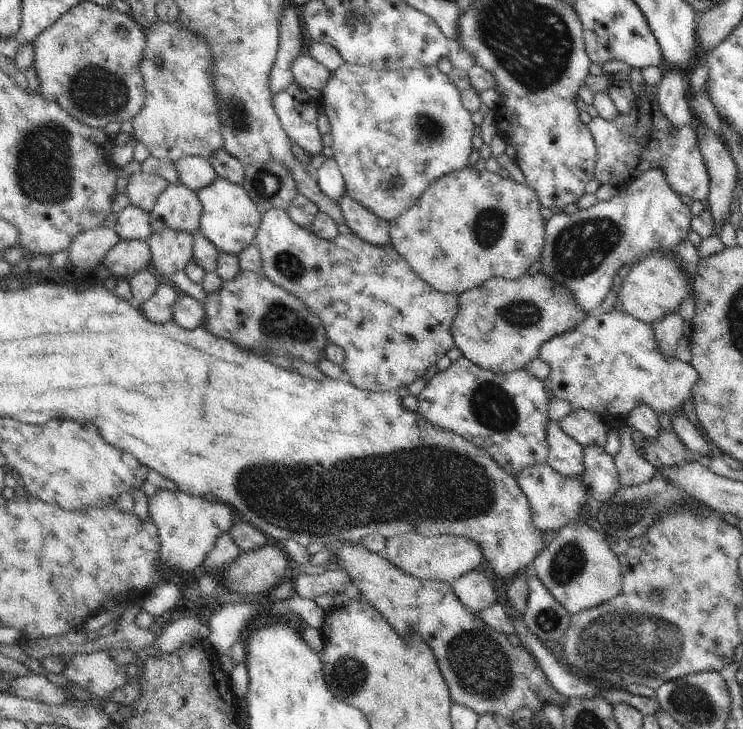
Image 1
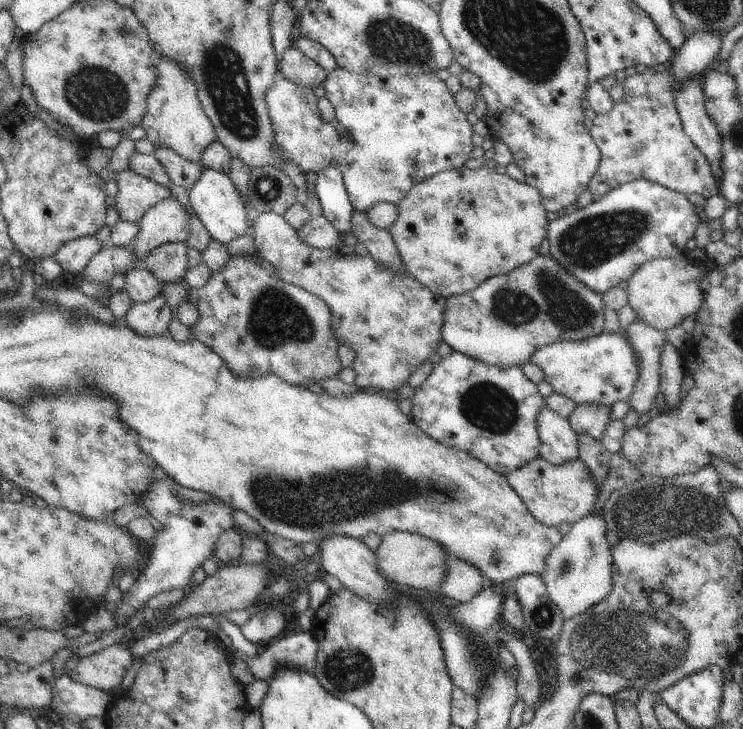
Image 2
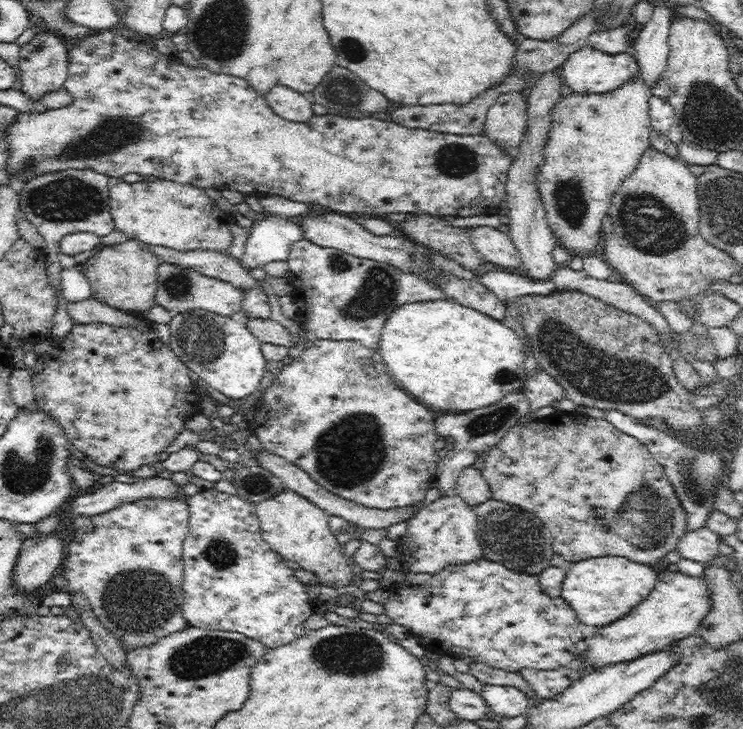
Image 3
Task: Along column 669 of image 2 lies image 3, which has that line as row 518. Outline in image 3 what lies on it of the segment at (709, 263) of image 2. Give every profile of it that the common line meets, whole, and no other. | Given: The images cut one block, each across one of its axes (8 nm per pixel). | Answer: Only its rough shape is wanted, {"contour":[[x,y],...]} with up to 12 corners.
{"contour":[[288,488],[257,504],[262,537],[322,584],[354,584],[329,515]]}

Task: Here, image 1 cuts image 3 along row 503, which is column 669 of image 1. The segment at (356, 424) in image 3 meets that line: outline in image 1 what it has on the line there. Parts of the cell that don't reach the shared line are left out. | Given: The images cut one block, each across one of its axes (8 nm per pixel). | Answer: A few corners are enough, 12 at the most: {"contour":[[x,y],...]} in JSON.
{"contour":[[589,312],[548,340],[550,393],[628,420],[678,413],[698,372],[652,323]]}

